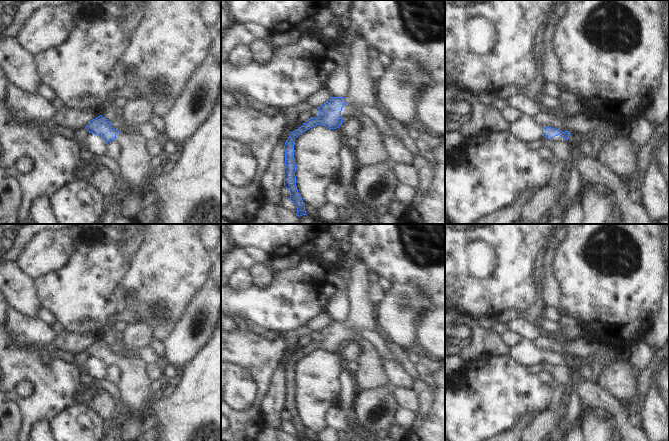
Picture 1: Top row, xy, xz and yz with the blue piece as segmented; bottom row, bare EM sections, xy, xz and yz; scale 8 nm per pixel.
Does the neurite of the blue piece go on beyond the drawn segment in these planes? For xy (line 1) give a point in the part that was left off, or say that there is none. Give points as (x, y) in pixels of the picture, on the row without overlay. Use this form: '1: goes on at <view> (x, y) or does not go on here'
1: goes on at xy (134, 386)

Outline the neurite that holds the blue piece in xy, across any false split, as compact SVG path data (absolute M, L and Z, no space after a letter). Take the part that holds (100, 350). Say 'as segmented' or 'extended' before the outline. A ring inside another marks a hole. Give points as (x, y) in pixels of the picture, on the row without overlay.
extended; M102 339L88 346L89 357L99 359L105 367L116 365L120 370L117 383L122 403L130 414L146 416L149 413L152 392L145 374L145 364L138 358L120 357Z

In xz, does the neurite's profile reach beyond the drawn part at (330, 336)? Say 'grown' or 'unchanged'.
grown

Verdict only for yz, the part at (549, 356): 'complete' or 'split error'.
split error

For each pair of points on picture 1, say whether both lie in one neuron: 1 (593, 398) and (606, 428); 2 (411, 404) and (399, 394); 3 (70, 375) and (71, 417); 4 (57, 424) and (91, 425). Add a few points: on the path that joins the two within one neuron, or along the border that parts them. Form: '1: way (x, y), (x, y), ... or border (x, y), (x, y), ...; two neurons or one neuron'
1: border (612, 418), (617, 430); two neurons
2: way (408, 401), (402, 395); one neuron
3: border (75, 403), (64, 408), (51, 419); two neurons
4: way (65, 425), (83, 425); one neuron

